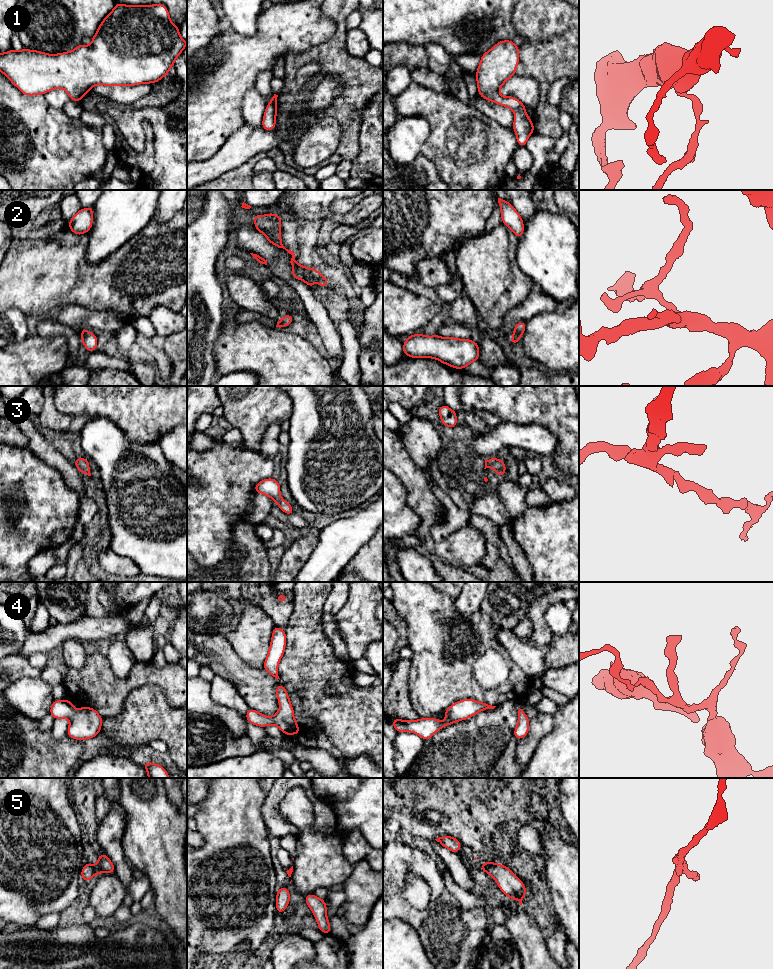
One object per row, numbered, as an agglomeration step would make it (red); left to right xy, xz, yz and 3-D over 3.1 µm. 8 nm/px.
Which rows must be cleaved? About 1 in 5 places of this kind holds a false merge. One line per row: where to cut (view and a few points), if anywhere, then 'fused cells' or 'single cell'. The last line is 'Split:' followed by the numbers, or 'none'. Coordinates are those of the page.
1: no cut | single cell
2: no cut | single cell
3: no cut | single cell
4: no cut | single cell
5: no cut | single cell
Split: none

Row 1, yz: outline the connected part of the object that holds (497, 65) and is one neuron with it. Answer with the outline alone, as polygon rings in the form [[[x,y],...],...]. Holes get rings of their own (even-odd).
[[[510,40],[500,41],[481,56],[476,80],[479,96],[506,106],[515,113],[513,130],[518,146],[525,147],[534,132],[534,124],[527,115],[525,105],[515,97],[503,97],[499,93],[503,84],[516,74],[519,61],[519,47]]]

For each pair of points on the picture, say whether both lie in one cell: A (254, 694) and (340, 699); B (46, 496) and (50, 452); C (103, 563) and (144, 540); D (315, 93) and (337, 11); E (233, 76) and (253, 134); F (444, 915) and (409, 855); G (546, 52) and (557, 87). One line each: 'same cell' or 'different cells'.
A: same cell
B: different cells
C: different cells
D: different cells
E: different cells
F: same cell
G: different cells

